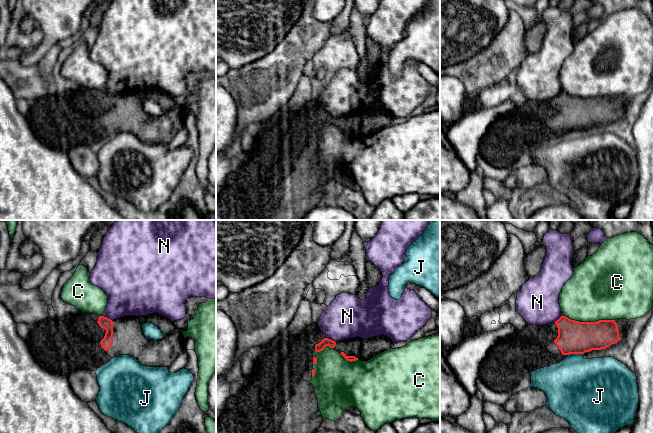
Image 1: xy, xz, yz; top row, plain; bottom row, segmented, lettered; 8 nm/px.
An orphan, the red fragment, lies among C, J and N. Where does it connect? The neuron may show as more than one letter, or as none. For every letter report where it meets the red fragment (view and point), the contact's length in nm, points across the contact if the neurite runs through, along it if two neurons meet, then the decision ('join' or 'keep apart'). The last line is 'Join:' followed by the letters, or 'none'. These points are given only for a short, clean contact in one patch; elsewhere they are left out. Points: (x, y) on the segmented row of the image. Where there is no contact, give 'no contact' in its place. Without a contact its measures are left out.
C: contact yz (588, 322); length 420 nm; keep apart
J: contact yz (575, 353); length 130 nm; border yz (583, 353), (570, 353), (568, 355); keep apart
N: contact xz (330, 339); length 100 nm; border xz (324, 337), (330, 338), (335, 342); keep apart
Join: none

